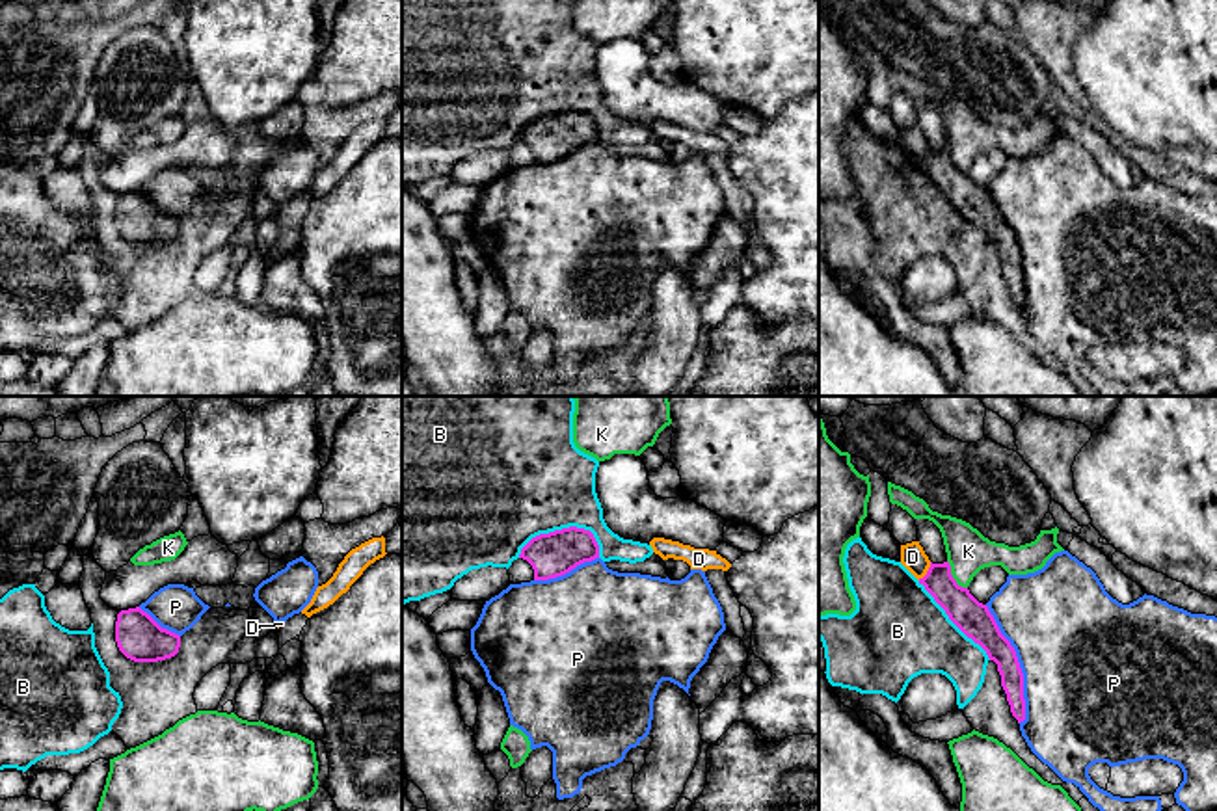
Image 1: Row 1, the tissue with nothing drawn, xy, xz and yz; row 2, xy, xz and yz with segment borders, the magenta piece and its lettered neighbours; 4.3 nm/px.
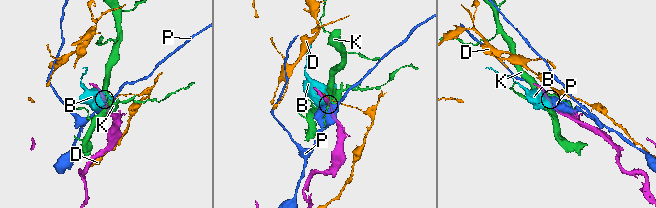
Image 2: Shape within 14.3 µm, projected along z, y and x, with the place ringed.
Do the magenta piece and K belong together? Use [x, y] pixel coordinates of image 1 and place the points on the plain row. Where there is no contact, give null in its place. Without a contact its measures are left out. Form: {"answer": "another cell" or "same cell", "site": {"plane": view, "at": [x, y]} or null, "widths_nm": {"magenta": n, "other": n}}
{"answer": "another cell", "site": {"plane": "yz", "at": [951, 160]}, "widths_nm": {"magenta": 150, "other": 190}}

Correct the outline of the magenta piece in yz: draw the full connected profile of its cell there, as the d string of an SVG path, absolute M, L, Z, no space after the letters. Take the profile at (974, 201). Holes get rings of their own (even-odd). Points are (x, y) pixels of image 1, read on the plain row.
M949 145L932 147L919 167L945 193L949 203L997 247L1001 270L1007 277L1012 299L1025 303L1023 257L1010 225L1001 218L988 190L979 186L968 171L956 167Z

